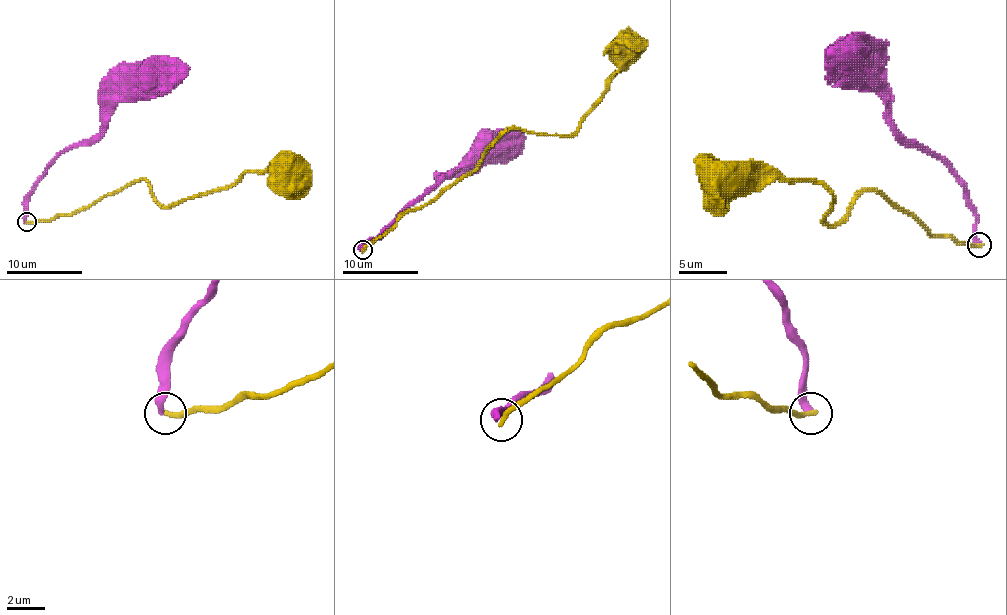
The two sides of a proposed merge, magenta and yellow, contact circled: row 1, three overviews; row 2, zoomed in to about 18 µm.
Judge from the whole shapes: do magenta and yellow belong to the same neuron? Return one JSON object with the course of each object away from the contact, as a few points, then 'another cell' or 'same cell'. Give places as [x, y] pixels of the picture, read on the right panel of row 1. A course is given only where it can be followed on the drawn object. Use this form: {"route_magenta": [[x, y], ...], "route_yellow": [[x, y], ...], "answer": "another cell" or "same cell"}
{"route_magenta": [[978, 244], [976, 210], [961, 181], [937, 157], [913, 144], [896, 127], [888, 103], [852, 59]], "route_yellow": [[978, 244], [935, 237], [874, 191], [864, 191], [830, 225], [832, 200], [820, 183], [721, 183]], "answer": "another cell"}

